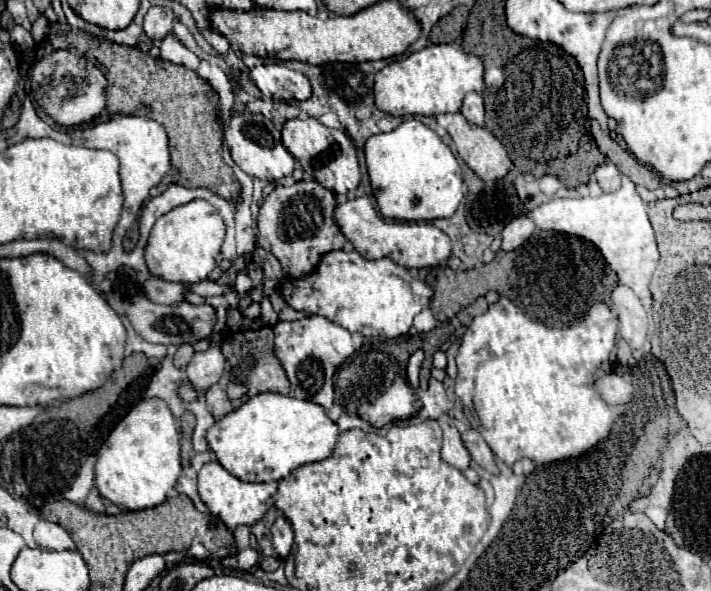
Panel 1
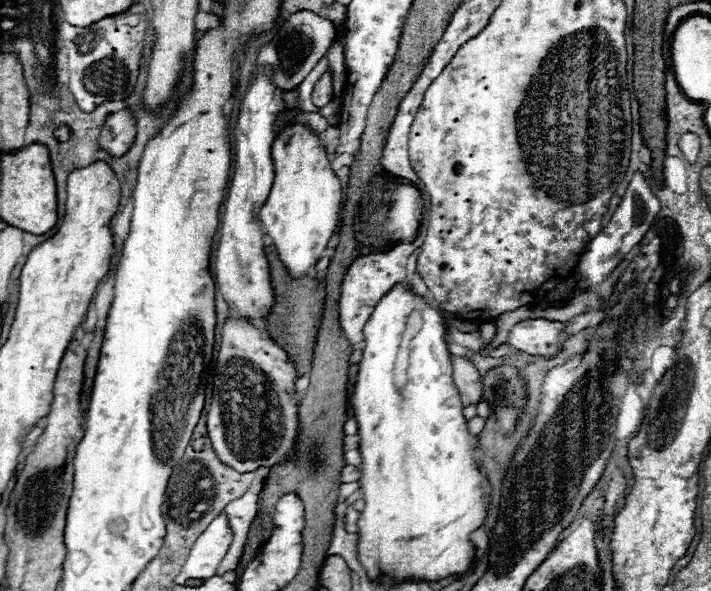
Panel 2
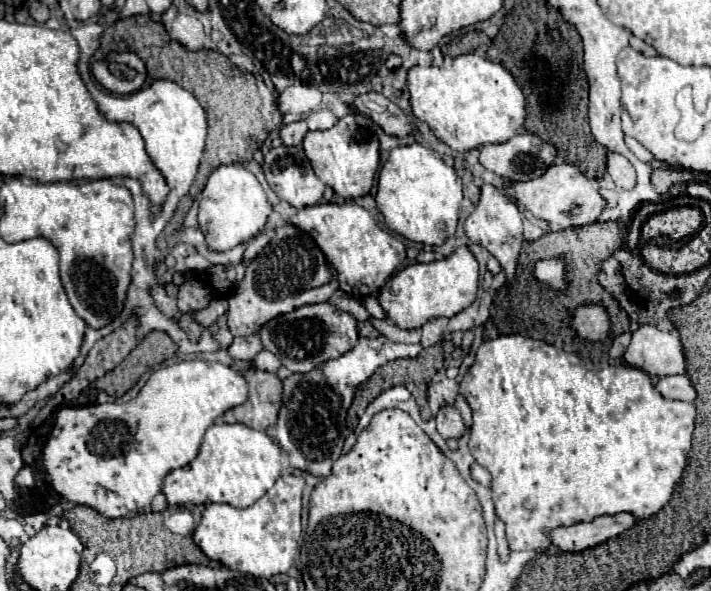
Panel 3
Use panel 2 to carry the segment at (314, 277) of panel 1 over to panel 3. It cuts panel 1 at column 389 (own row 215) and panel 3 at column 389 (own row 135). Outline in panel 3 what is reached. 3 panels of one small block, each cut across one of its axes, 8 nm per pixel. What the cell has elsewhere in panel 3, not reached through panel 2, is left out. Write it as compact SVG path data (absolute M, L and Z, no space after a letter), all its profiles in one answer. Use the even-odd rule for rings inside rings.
M460 246L444 260L428 264L412 264L396 272L382 288L378 300L386 310L388 318L398 328L420 328L432 318L452 318L466 310L478 292L478 260L468 246Z

